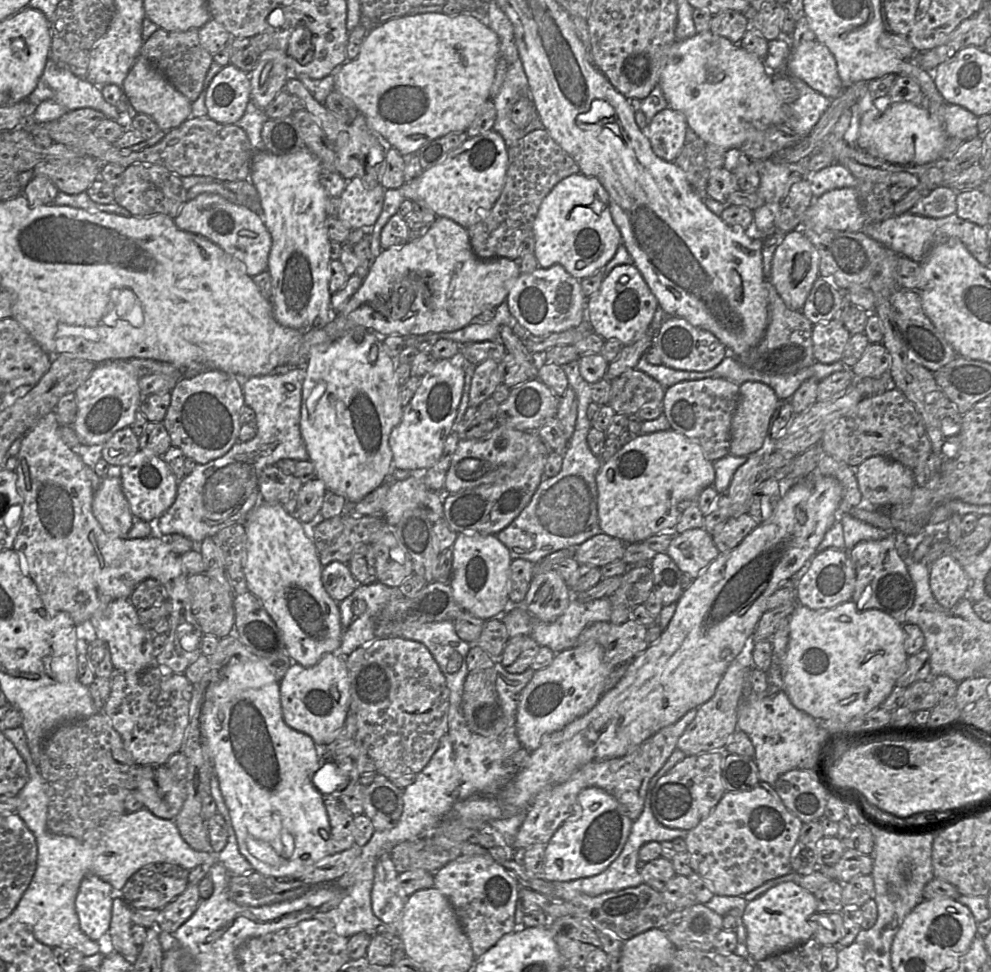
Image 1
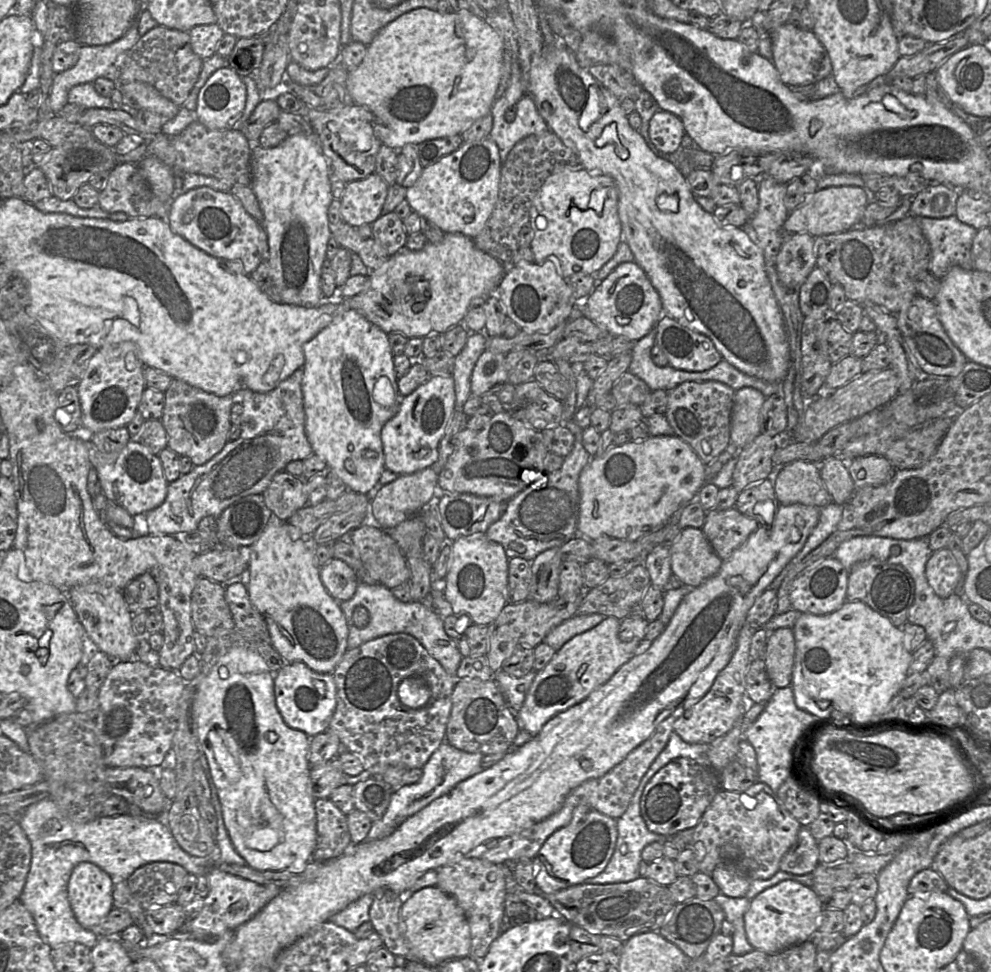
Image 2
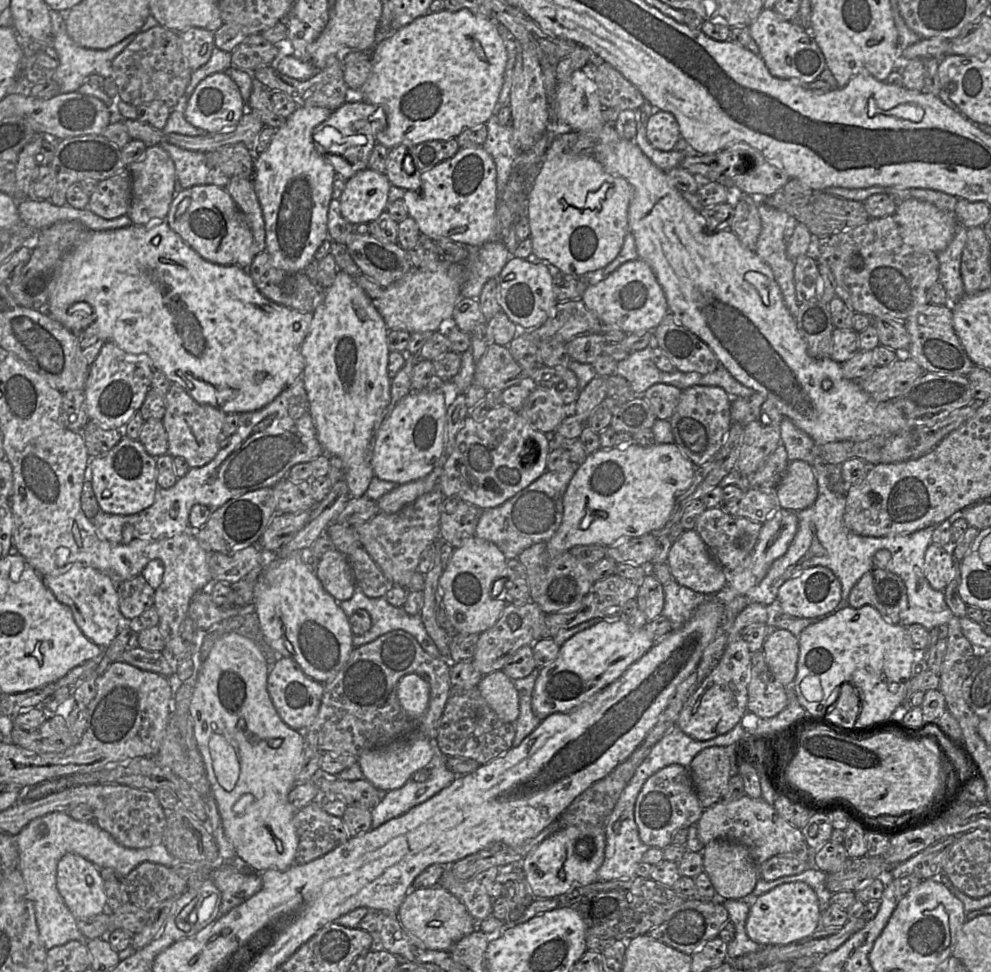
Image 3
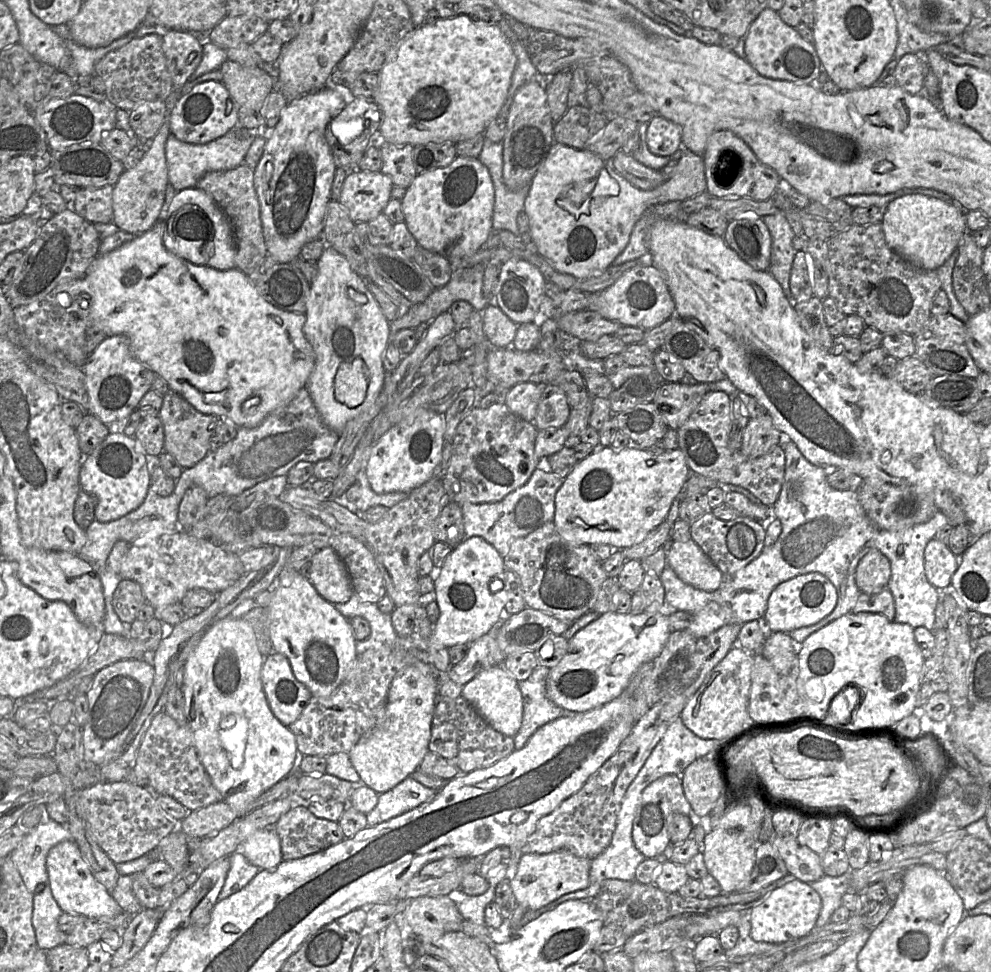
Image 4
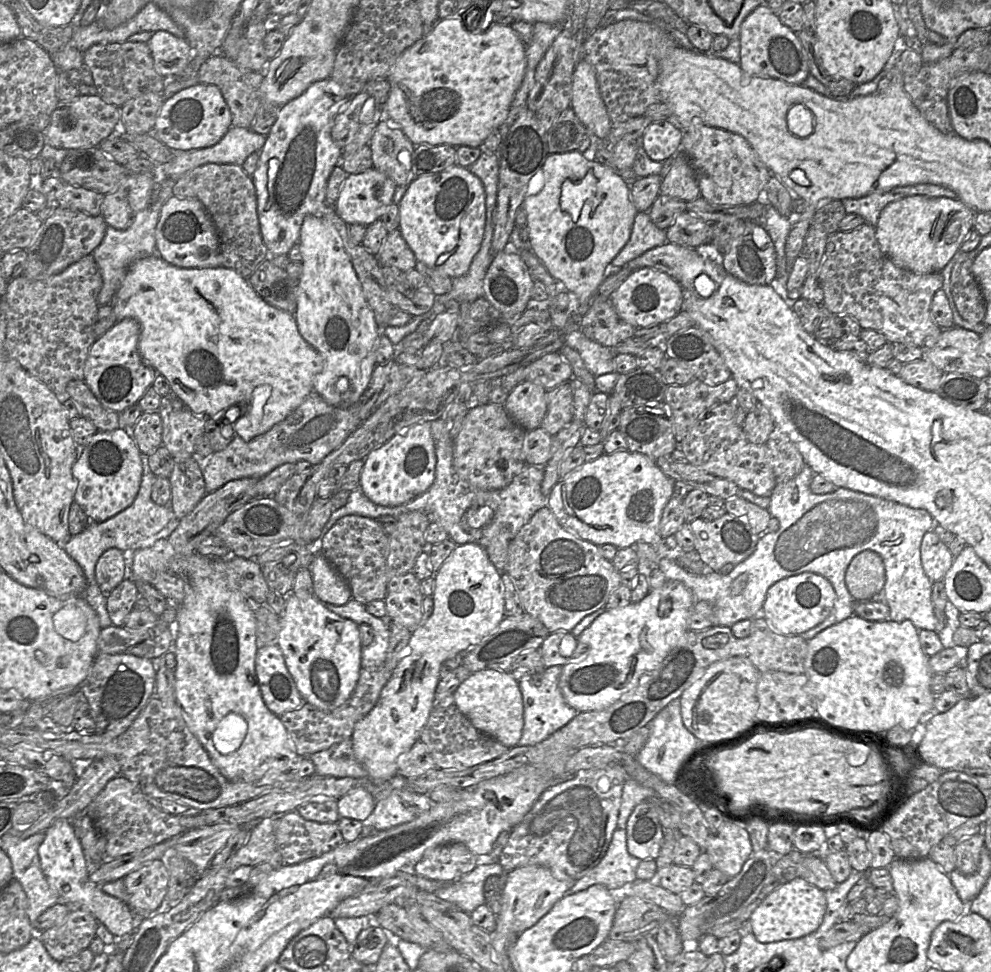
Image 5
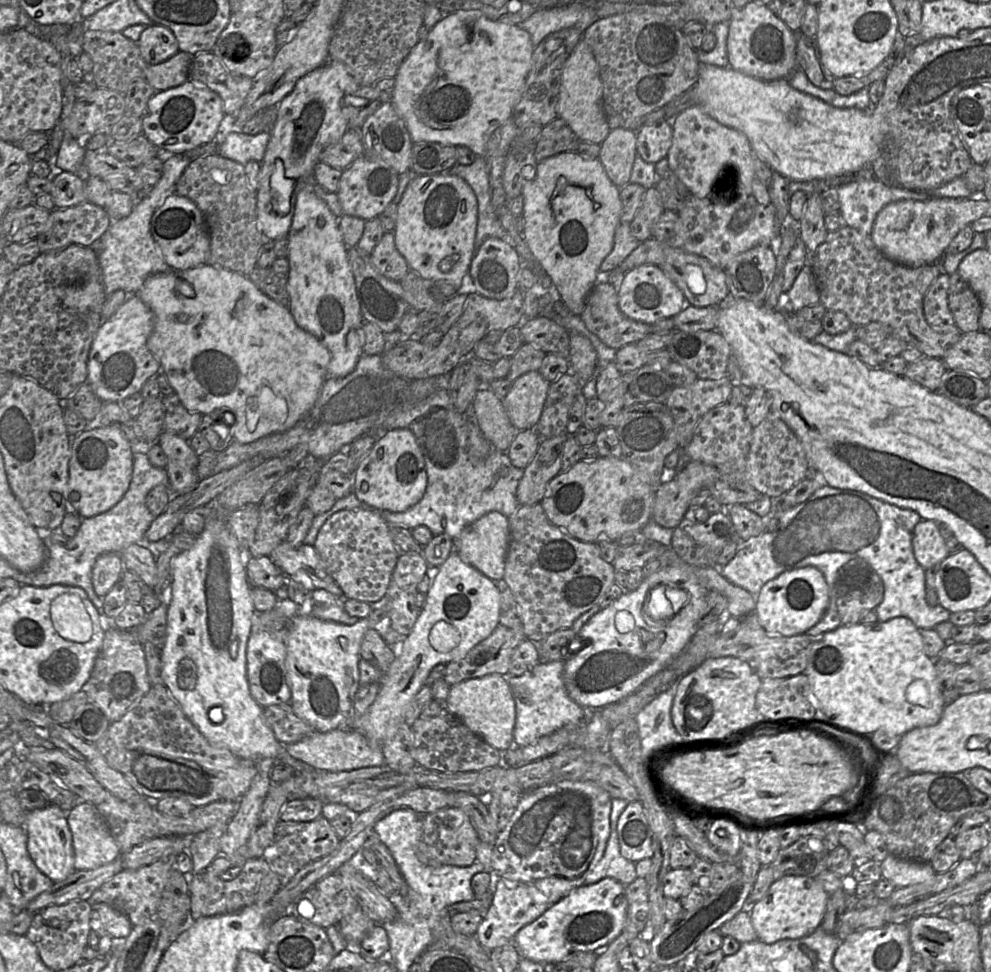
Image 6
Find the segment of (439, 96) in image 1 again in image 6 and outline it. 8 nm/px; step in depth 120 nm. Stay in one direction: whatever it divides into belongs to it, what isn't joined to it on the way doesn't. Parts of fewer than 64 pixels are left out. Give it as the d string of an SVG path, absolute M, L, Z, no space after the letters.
M479 10L458 11L444 16L432 29L425 40L418 41L409 55L404 59L395 76L395 88L392 104L404 120L413 143L435 142L445 146L466 146L477 157L485 157L485 146L491 134L502 127L512 117L515 106L523 93L527 77L533 67L535 47L527 31L518 25L510 25L487 18Z

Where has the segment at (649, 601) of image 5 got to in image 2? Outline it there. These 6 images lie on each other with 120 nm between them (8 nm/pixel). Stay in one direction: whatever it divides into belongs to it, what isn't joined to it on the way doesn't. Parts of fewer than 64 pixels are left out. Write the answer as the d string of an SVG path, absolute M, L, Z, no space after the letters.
M606 617L594 628L574 636L558 650L551 661L536 673L524 703L517 713L520 729L536 736L542 727L555 715L582 702L593 691L605 684L635 655L645 652L651 642L642 641L624 642L619 638L619 629L622 620L615 617Z

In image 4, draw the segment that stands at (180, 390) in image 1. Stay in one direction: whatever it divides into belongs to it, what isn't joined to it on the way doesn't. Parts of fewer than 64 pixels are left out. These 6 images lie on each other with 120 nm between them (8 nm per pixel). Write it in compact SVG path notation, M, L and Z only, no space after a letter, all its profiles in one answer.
M171 389L163 395L158 417L164 428L164 452L172 455L184 469L195 466L210 452L209 441L214 434L214 423L217 417L199 412Z

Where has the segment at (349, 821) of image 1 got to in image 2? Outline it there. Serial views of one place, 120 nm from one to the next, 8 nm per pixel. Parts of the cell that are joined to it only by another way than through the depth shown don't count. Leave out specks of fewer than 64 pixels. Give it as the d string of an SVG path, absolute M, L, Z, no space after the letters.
M328 798L315 800L317 839L311 861L326 862L341 856L352 844L344 815Z

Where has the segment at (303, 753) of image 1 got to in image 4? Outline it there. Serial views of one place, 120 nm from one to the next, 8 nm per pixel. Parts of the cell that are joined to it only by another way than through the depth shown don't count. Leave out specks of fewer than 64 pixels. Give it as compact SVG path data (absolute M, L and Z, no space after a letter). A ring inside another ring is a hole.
M227 616L215 621L205 631L194 651L184 662L184 682L181 686L181 691L185 700L187 725L193 732L194 743L199 759L208 773L213 786L220 792L222 801L227 803L239 817L243 817L252 811L252 803L264 791L289 776L294 770L298 770L300 760L302 756L305 756L298 752L294 734L274 716L269 707L261 682L261 669L264 659L265 658L259 651L257 640L251 626L242 618L235 619L231 616ZM274 828L257 830L236 852L241 852L251 864L264 870L275 870L283 861L280 839Z

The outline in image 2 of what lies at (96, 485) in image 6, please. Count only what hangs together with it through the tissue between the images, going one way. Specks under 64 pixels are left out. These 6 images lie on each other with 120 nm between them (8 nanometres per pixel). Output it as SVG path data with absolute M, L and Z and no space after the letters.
M131 439L116 459L103 459L100 452L90 452L90 462L96 469L105 497L122 506L133 517L160 506L166 499L168 481L158 455L137 439Z

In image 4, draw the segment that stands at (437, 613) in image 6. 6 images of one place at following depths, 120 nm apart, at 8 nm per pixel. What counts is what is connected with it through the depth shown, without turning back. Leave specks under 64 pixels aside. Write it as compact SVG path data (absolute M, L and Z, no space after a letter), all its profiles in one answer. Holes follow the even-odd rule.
M480 536L466 538L461 544L453 548L446 558L440 573L435 580L434 594L438 604L440 616L434 624L434 636L445 647L450 648L457 644L472 644L493 627L503 621L504 607L509 599L509 585L505 576L504 558L497 549ZM498 578L505 583L503 590L491 593L489 583ZM420 660L416 661L413 665L410 665L410 666L407 666L401 669L395 675L395 677L393 678L390 684L388 696L387 696L387 702L386 702L385 709L384 709L384 716L382 720L375 727L373 727L369 732L363 735L360 738L360 740L350 750L349 757L350 757L351 763L353 767L355 768L355 770L357 771L357 773L359 774L362 784L371 788L377 794L382 794L392 789L397 784L402 782L405 778L412 776L412 774L418 770L419 765L422 762L424 756L429 751L429 742L431 738L431 724L432 724L432 719L433 719L434 708L438 700L438 689L440 686L440 674L447 674L447 673L440 673L433 664L425 663Z

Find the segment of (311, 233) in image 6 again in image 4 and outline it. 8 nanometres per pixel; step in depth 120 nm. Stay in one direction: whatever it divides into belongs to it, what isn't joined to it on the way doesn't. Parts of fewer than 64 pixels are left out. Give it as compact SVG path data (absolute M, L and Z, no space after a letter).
M326 246L317 260L318 273L310 283L303 332L315 354L313 370L306 388L325 424L341 433L348 421L365 411L383 387L385 370L382 354L391 343L390 322L367 287L367 281L358 275L348 260L332 246Z

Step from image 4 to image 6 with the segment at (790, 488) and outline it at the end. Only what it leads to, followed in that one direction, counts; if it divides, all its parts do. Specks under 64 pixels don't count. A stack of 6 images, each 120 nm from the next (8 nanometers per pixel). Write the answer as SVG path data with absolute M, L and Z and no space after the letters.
M824 485L804 502L783 512L779 520L779 528L776 531L765 531L760 536L743 542L730 562L720 567L720 574L730 583L756 596L765 583L783 572L807 566L816 567L822 572L827 582L829 604L821 620L805 633L810 638L815 639L842 625L837 609L837 583L841 576L843 578L843 567L850 560L862 561L870 571L879 575L884 584L883 599L875 608L879 622L902 616L909 618L919 630L925 630L934 629L937 624L949 620L950 611L940 604L932 606L926 601L926 569L916 561L912 547L914 527L922 520L916 511L898 507L862 492Z

